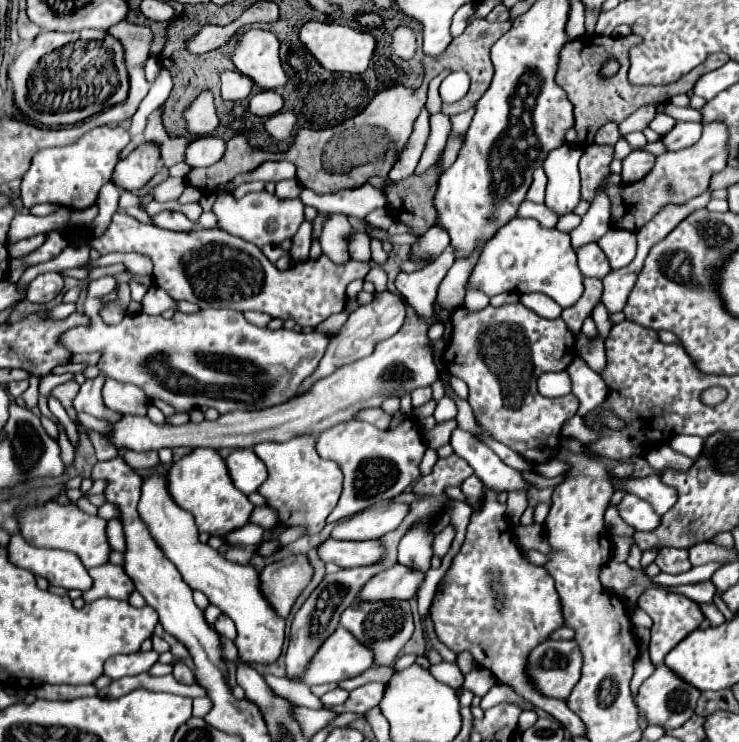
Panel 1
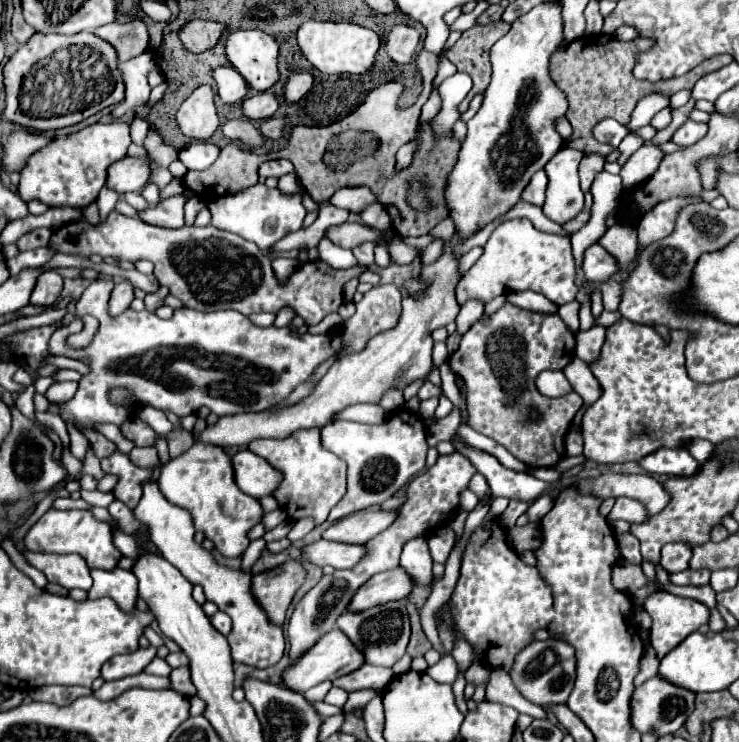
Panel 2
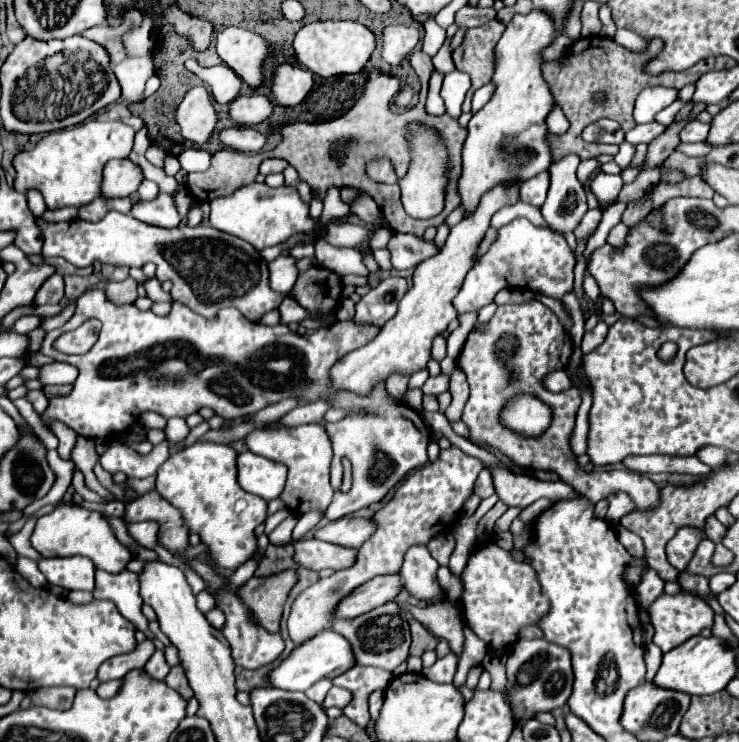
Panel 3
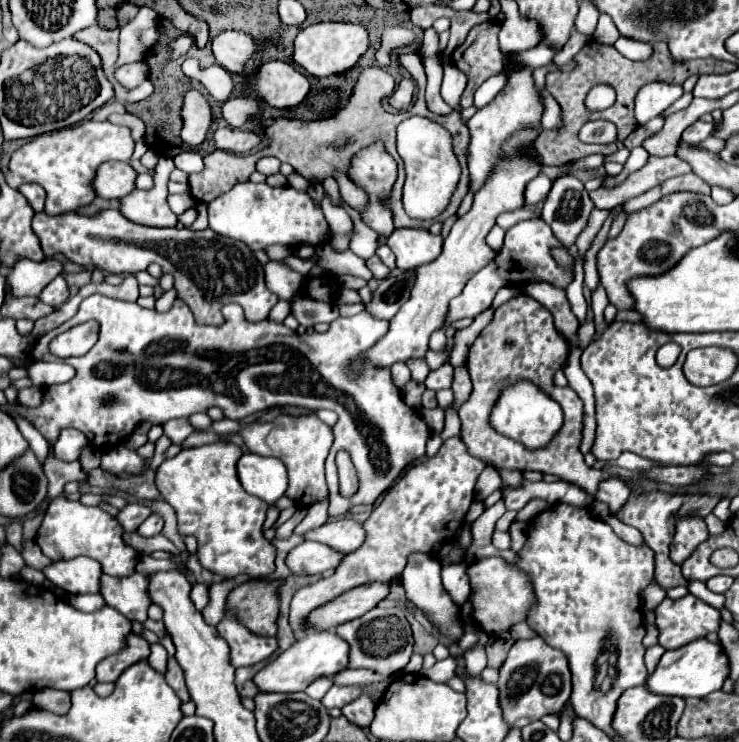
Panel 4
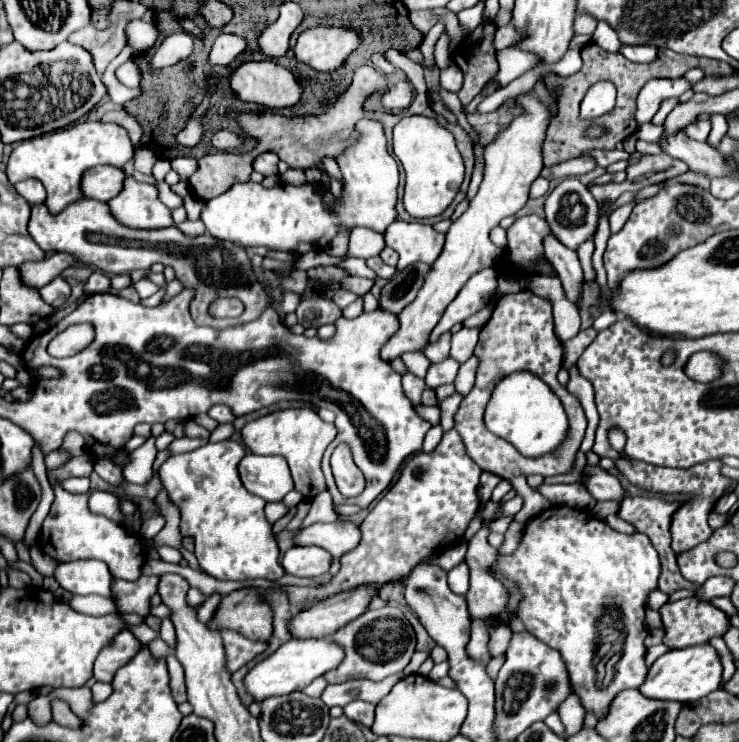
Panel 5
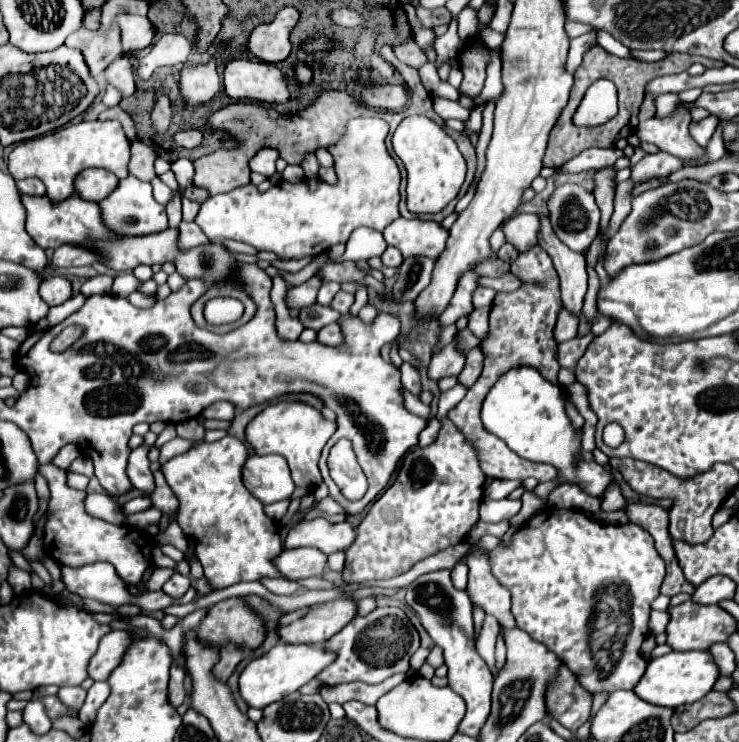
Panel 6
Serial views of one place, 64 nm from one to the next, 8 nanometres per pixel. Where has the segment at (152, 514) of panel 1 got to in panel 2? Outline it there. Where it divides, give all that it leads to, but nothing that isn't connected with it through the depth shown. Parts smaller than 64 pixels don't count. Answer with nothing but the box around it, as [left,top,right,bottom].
[132,482,284,668]

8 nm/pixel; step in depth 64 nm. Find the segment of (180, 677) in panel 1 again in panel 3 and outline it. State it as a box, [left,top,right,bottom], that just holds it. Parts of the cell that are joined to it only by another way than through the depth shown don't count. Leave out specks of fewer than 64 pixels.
[164,666,192,700]

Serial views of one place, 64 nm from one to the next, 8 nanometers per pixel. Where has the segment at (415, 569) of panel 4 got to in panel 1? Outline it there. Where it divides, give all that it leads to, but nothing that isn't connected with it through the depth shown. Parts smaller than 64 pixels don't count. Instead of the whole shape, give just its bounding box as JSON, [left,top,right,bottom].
[398,522,434,572]

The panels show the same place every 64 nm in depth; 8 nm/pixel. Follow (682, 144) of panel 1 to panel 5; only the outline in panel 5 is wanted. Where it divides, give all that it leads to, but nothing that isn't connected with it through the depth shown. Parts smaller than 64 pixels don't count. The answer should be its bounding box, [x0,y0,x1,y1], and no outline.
[686,120,710,142]

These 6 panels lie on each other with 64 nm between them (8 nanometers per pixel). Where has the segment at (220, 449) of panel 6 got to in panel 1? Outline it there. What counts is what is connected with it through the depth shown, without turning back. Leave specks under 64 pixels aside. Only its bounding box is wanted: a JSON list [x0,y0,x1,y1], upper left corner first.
[166,448,254,546]

